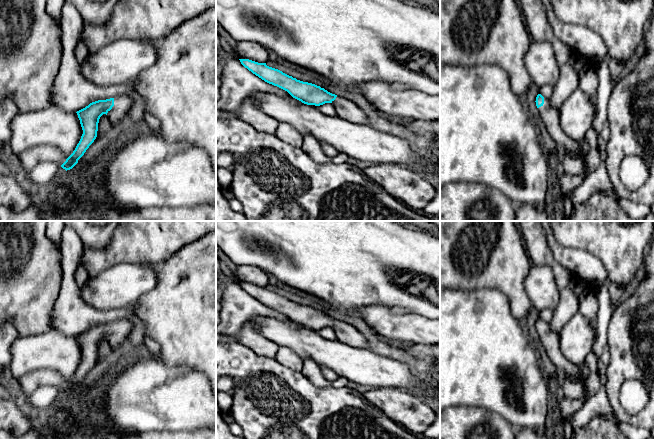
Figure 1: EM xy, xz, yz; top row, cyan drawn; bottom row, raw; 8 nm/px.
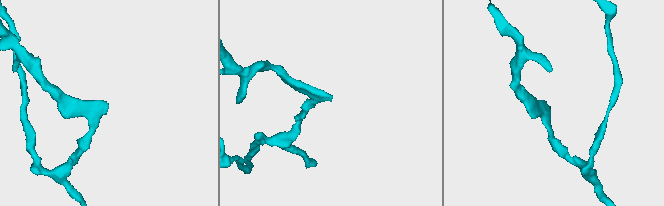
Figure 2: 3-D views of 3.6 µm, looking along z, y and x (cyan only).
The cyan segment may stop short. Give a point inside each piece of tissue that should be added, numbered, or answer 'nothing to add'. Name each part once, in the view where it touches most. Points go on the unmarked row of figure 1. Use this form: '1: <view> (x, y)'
1: xy (122, 328)

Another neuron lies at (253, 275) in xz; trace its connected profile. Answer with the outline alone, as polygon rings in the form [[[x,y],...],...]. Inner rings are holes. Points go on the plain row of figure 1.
[[[237,266],[234,273],[239,283],[249,283],[258,287],[266,287],[269,284],[268,274],[255,266]]]

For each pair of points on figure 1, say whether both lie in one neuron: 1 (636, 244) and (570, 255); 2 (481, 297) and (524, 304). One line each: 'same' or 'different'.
1: different
2: different

